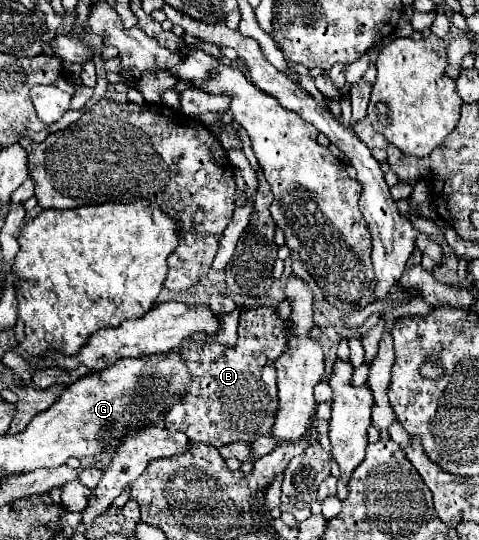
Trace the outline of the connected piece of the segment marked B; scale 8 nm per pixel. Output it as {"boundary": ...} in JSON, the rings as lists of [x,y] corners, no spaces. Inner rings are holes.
{"boundary":[[[254,308],[246,310],[240,314],[240,324],[238,324],[238,342],[234,346],[224,346],[224,344],[208,344],[208,342],[194,342],[192,338],[184,340],[180,344],[182,358],[188,362],[188,368],[192,372],[192,384],[190,390],[186,392],[184,400],[176,402],[166,418],[164,424],[168,430],[180,430],[184,432],[190,440],[210,444],[214,448],[220,448],[230,442],[252,442],[262,434],[268,434],[272,430],[274,418],[276,418],[276,408],[278,408],[278,386],[276,386],[276,368],[274,362],[284,352],[284,322],[278,318],[276,308]]]}

